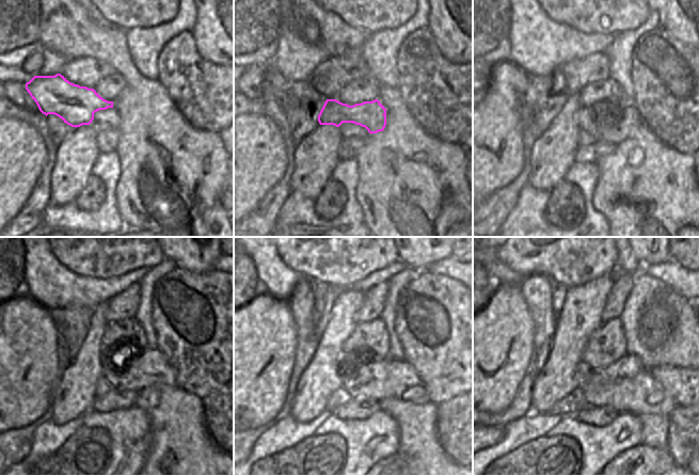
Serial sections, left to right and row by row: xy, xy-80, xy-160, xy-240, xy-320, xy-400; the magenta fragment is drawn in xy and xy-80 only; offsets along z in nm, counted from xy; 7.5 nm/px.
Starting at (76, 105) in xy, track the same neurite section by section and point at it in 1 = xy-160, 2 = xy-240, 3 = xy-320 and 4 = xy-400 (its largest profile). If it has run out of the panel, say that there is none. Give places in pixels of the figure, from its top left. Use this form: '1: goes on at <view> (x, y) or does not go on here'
1: goes on at xy-160 (612, 123)
2: goes on at xy-240 (148, 367)
3: goes on at xy-320 (387, 378)
4: goes on at xy-400 (641, 395)

